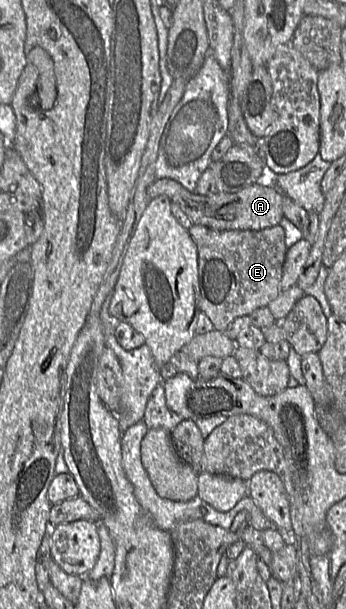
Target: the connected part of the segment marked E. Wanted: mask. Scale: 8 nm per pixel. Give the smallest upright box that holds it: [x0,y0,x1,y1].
[188,224,288,332]

